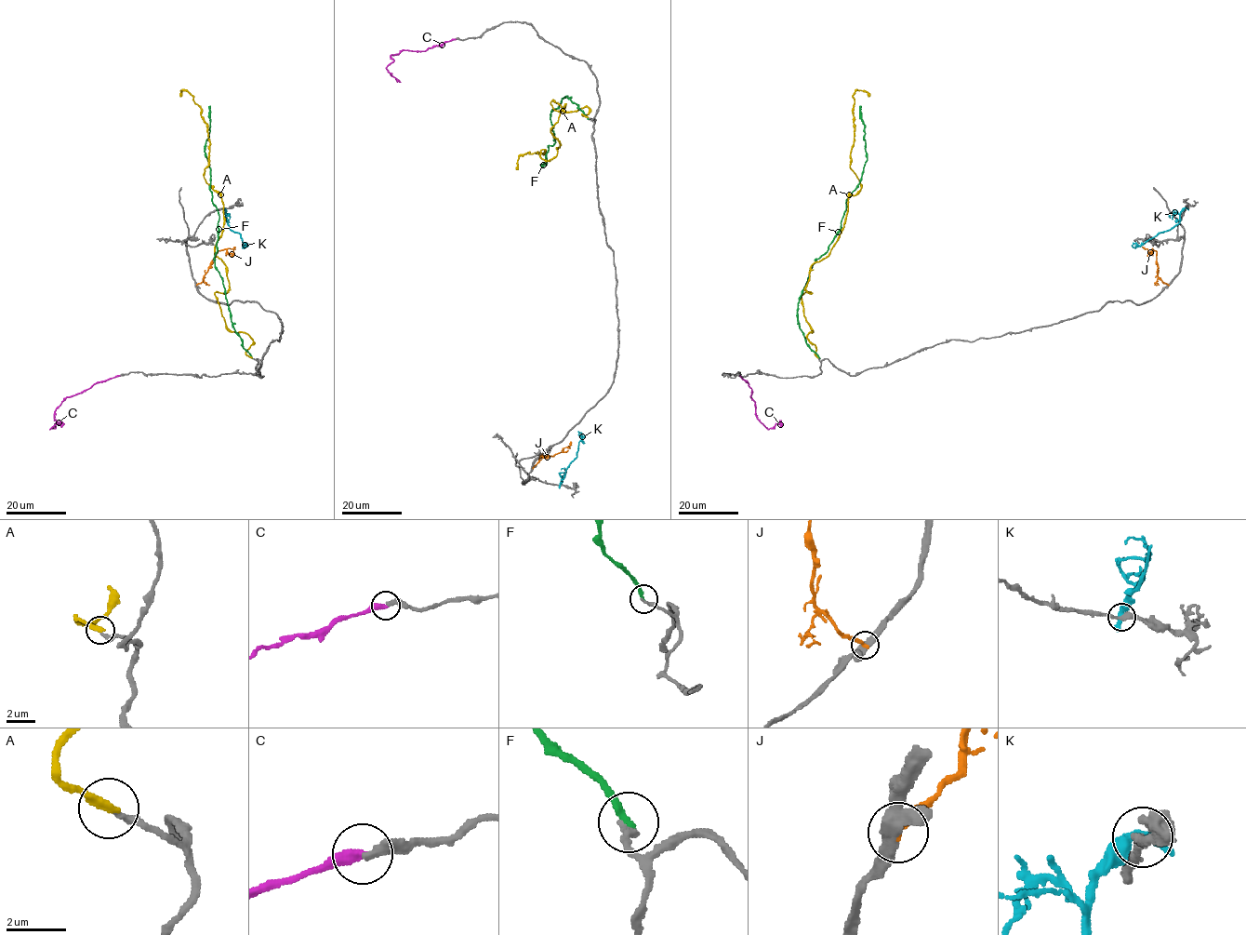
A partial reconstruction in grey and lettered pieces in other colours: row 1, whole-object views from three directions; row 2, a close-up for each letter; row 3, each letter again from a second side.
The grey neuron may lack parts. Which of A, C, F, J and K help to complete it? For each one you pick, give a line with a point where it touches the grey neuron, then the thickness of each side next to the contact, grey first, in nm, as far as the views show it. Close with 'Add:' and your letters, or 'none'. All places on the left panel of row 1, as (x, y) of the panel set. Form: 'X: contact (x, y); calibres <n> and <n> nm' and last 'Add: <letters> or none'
C: contact (119, 375); calibres 280 and 380 nm
Add: C

